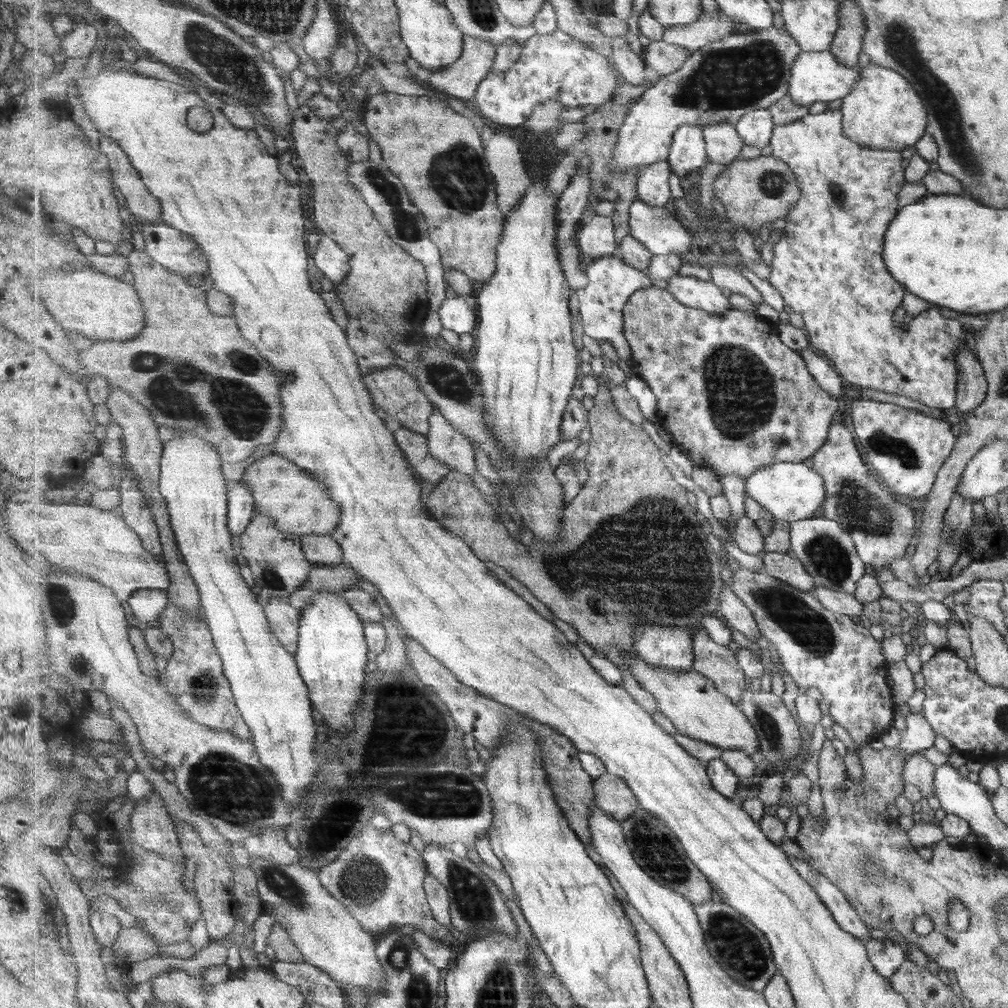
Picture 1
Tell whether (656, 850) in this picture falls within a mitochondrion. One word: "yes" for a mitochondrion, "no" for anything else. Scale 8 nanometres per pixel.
yes

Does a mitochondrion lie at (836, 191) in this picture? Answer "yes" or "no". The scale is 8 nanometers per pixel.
yes

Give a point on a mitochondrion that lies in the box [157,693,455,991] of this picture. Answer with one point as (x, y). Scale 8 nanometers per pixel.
(234, 793)

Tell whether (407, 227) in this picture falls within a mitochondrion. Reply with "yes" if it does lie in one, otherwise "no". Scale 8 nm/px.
yes

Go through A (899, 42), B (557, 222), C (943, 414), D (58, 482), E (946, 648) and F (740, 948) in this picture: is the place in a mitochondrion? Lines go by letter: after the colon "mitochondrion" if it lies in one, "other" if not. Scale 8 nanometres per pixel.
A: mitochondrion
B: other
C: other
D: other
E: other
F: mitochondrion

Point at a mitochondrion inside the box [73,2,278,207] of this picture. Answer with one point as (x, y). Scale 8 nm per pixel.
(225, 60)

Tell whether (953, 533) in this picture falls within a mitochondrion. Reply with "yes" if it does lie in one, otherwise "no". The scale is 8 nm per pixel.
no

